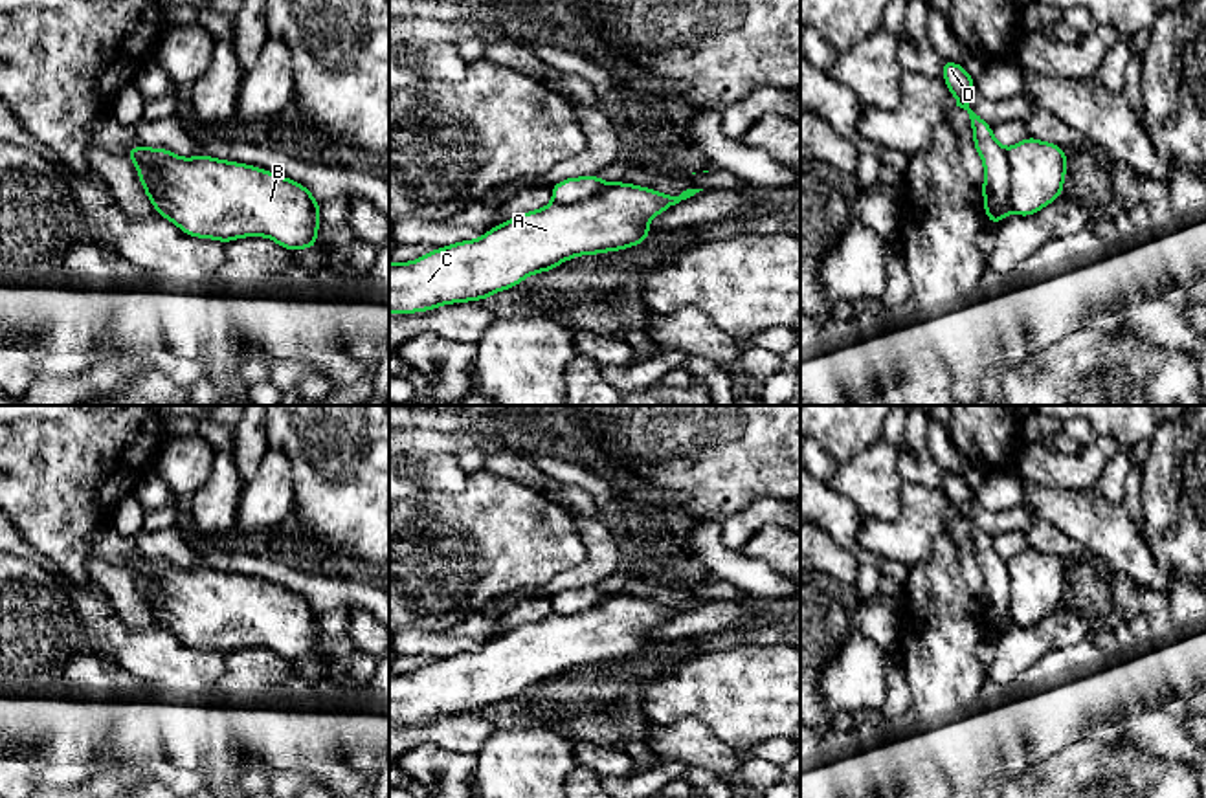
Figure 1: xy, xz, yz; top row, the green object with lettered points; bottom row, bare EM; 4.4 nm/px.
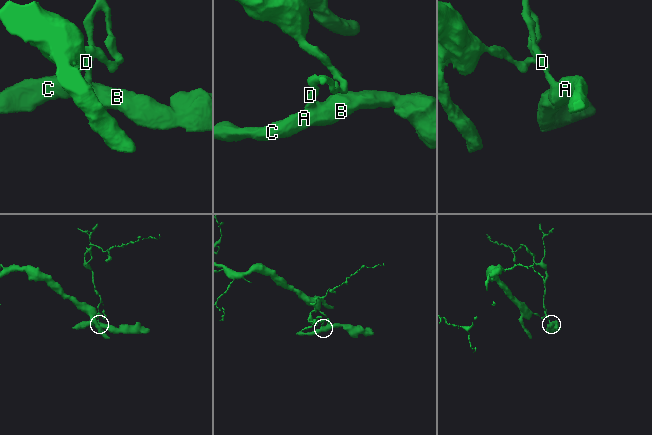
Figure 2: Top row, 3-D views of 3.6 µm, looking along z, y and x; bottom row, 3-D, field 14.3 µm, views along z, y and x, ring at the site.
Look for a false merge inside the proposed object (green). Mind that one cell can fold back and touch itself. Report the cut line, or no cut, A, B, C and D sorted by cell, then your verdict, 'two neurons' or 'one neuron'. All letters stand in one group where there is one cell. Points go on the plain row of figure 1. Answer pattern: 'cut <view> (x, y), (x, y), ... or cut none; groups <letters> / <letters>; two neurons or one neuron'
cut yz (1006, 562), (1008, 615); groups A B C / D; two neurons

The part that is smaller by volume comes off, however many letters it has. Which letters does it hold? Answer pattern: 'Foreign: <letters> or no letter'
Foreign: A, B, C

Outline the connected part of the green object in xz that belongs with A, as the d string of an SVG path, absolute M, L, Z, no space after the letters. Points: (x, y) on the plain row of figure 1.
M615 593L576 615L549 615L494 637L475 651L435 659L411 673L389 673L389 723L428 723L450 714L481 712L501 701L518 697L525 688L551 682L578 668L626 660L650 648L648 631L703 600L687 600L679 607Z

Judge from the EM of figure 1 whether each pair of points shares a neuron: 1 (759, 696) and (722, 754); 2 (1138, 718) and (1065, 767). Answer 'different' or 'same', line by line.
1: different
2: different

